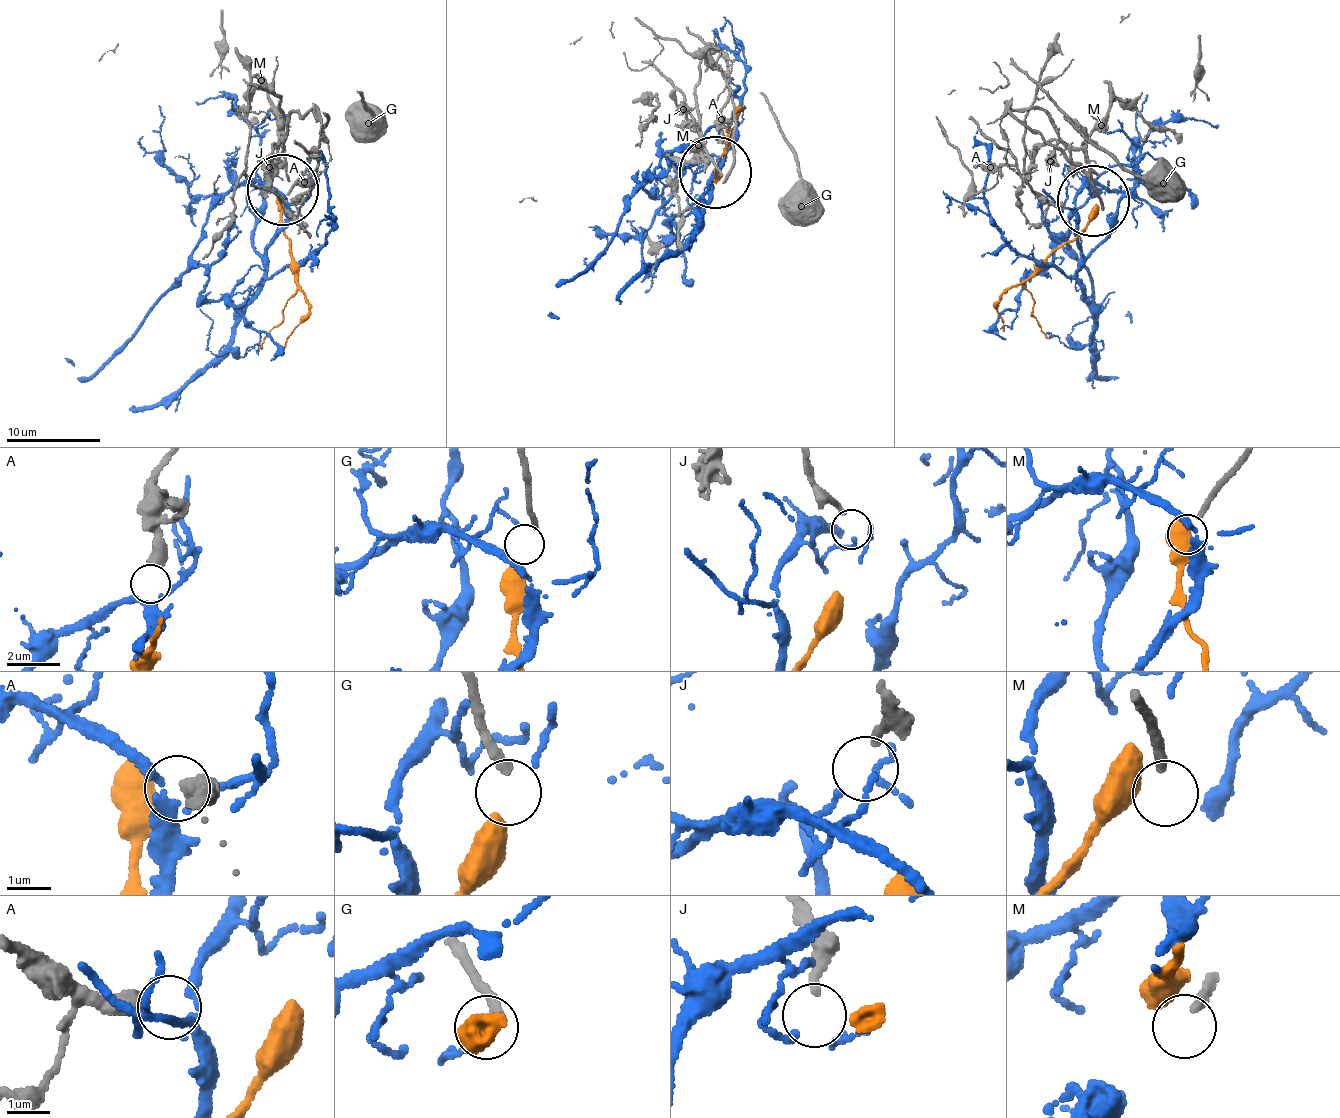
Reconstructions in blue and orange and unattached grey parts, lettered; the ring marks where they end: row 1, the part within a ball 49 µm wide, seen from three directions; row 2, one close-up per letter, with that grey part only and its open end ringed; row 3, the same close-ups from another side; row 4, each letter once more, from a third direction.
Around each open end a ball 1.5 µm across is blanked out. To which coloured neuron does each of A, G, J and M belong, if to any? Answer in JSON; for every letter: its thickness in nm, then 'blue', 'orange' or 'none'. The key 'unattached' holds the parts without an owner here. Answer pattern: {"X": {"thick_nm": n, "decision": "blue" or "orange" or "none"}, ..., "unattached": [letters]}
{"A": {"thick_nm": 480, "decision": "none"}, "G": {"thick_nm": 200, "decision": "orange"}, "J": {"thick_nm": 200, "decision": "none"}, "M": {"thick_nm": 200, "decision": "none"}, "unattached": ["A", "J", "M"]}

